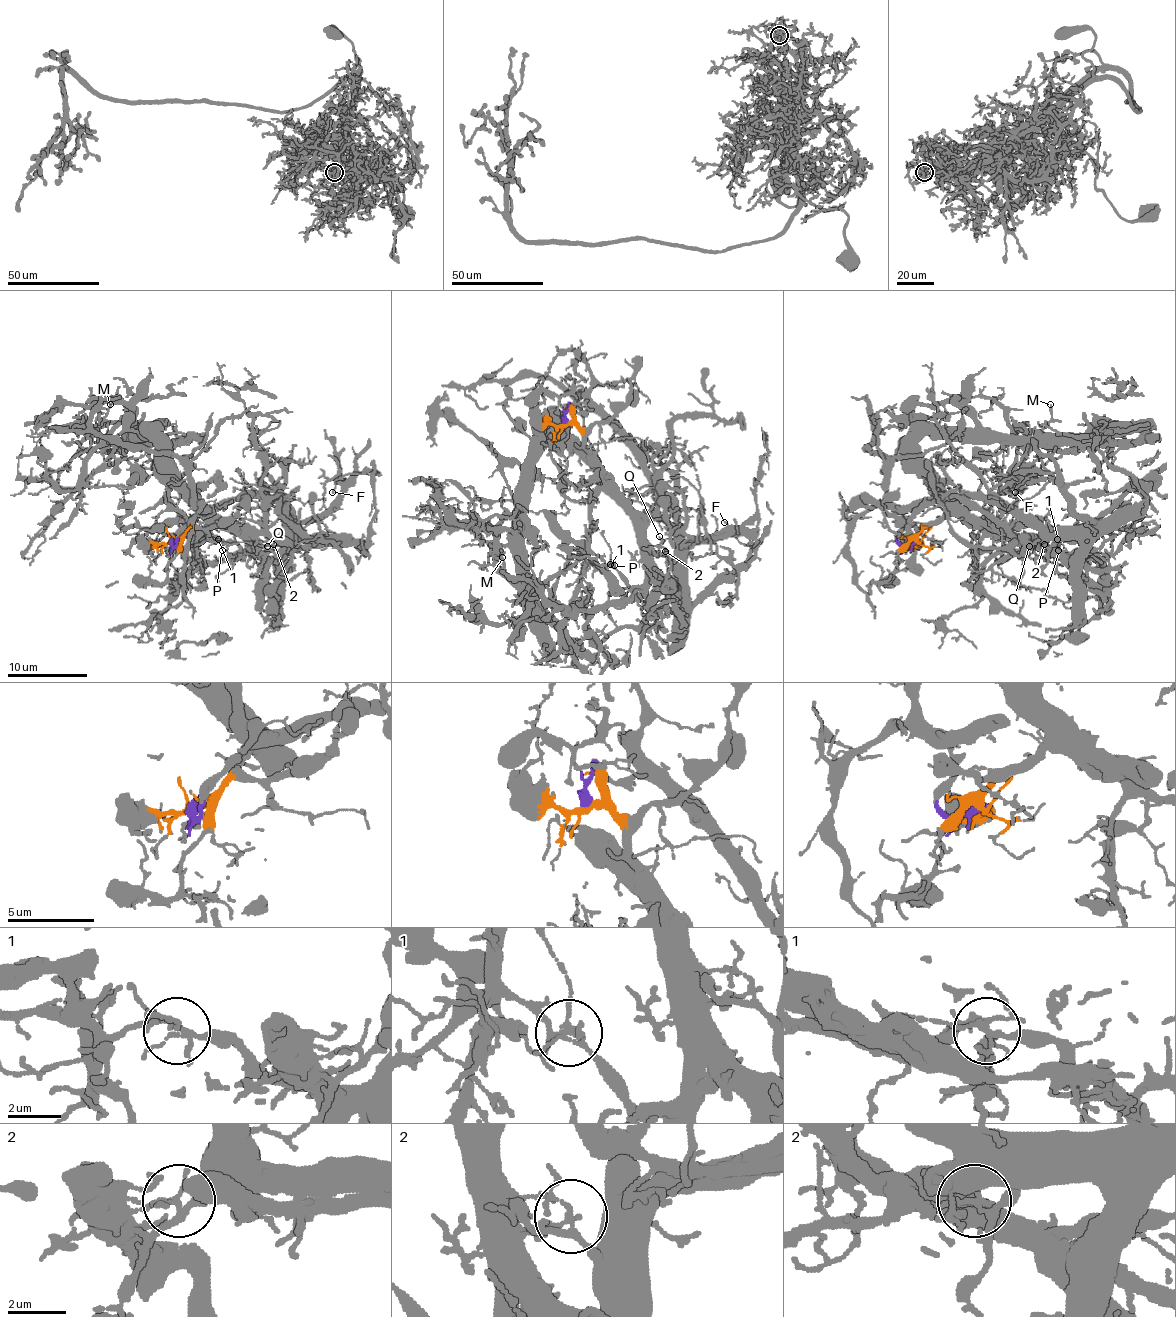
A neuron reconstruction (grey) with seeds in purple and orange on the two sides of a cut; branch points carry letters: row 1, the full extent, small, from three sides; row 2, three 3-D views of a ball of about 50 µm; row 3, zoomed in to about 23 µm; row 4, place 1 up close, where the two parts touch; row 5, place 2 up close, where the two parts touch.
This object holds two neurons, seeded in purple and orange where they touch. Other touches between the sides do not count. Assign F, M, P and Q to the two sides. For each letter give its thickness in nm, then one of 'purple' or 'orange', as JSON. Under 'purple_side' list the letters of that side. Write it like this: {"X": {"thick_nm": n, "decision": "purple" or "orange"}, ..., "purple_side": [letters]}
{"F": {"thick_nm": 100, "decision": "purple"}, "M": {"thick_nm": 150, "decision": "orange"}, "P": {"thick_nm": 170, "decision": "orange"}, "Q": {"thick_nm": 130, "decision": "purple"}, "purple_side": ["F", "Q"]}

